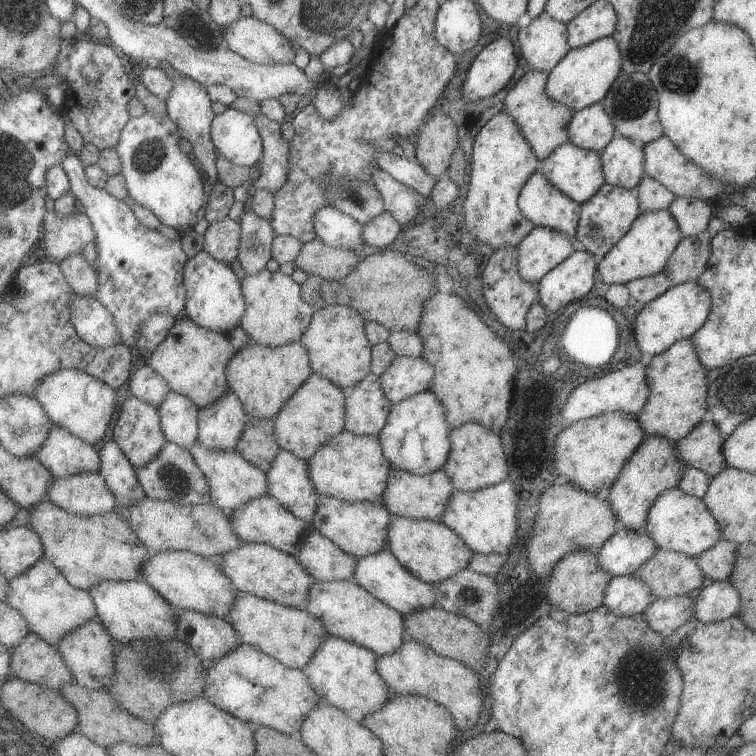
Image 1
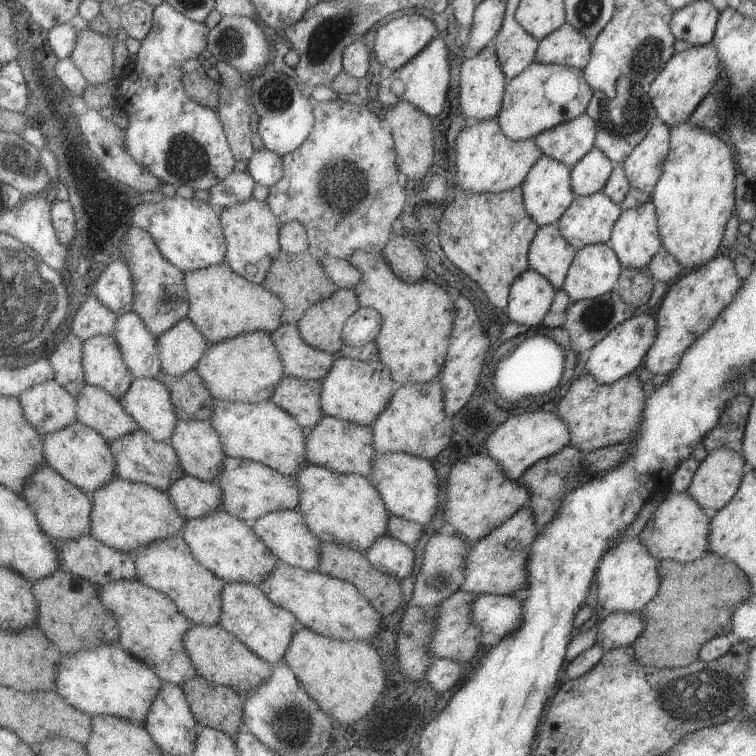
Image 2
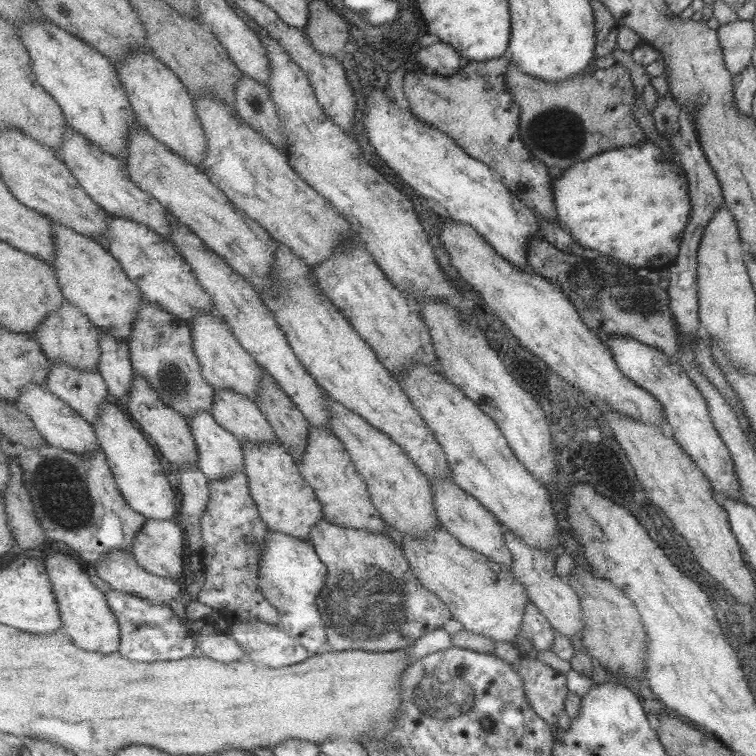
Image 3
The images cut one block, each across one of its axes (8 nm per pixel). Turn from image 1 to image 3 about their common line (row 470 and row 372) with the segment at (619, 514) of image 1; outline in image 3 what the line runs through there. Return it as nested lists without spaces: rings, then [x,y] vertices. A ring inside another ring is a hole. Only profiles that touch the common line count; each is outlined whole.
[[[601,333],[598,337],[606,344],[619,372],[631,383],[638,385],[663,408],[665,422],[671,426],[675,443],[690,456],[696,467],[705,475],[713,491],[732,499],[740,499],[739,485],[735,476],[731,455],[719,439],[712,420],[709,419],[707,404],[695,389],[689,377],[663,354],[657,347],[649,347],[625,335]]]

